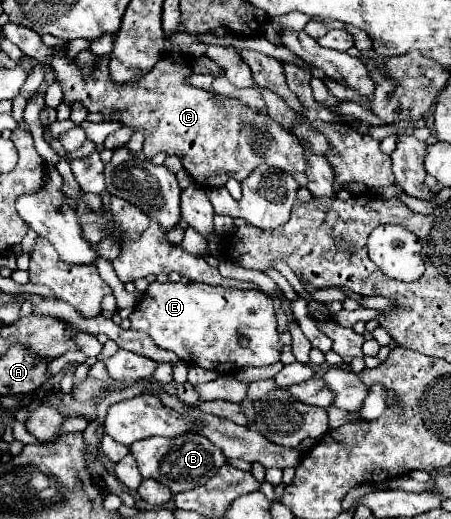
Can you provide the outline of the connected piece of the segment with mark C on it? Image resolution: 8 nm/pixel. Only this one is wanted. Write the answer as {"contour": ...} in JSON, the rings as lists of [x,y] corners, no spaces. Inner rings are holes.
{"contour":[[[56,51],[56,67],[50,69],[62,85],[62,101],[68,107],[80,103],[90,113],[106,115],[104,121],[118,121],[124,127],[142,131],[144,155],[148,159],[158,153],[178,155],[188,175],[202,187],[224,187],[230,177],[244,181],[260,163],[268,163],[290,173],[300,187],[306,187],[308,163],[304,161],[298,139],[284,131],[268,115],[260,115],[240,101],[216,97],[210,91],[192,87],[188,83],[188,77],[192,75],[190,63],[176,63],[168,55],[162,55],[148,75],[124,85],[112,81],[108,63],[110,57],[102,55],[94,73],[84,77],[78,65],[68,61],[66,51]]]}

